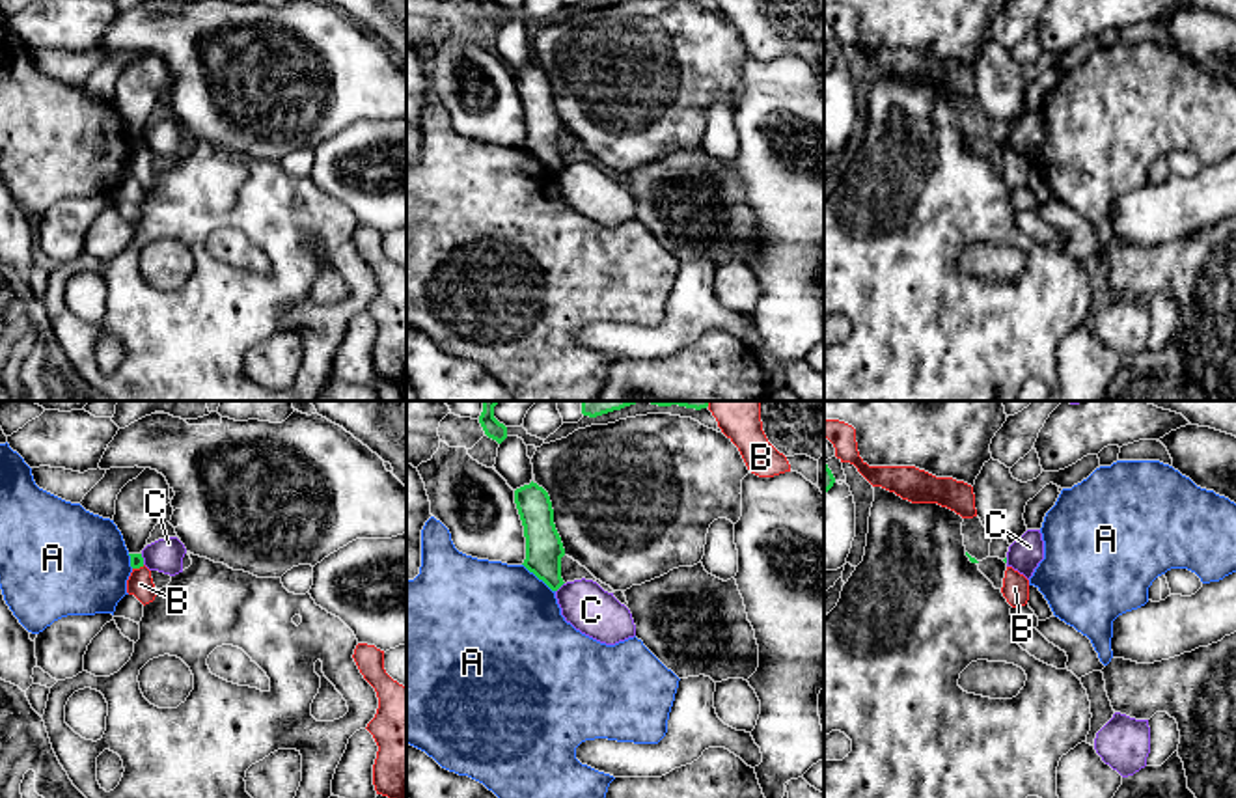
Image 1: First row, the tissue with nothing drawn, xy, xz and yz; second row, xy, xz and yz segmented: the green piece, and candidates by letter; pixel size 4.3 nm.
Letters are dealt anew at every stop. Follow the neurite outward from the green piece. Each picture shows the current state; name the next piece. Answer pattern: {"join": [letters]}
{"join": []}

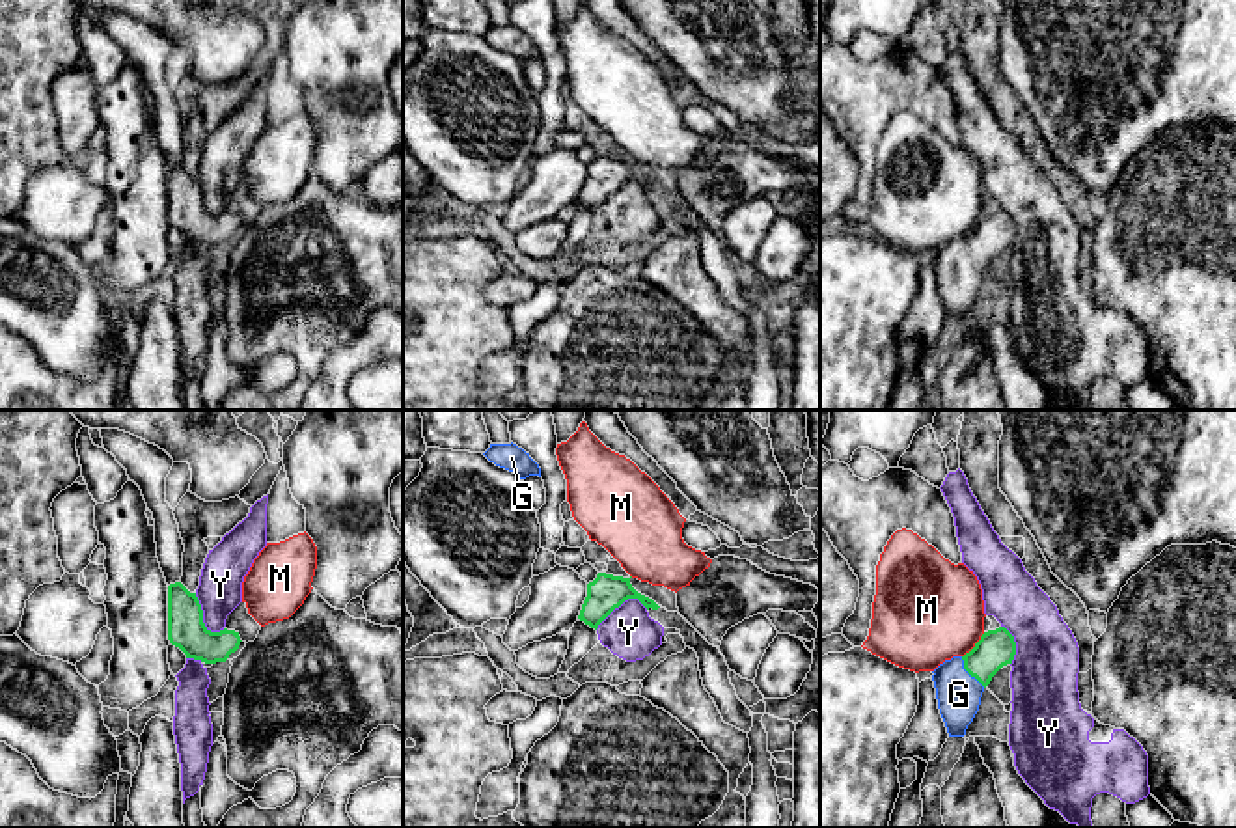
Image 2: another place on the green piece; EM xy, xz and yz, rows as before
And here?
{"join": ["G"]}

